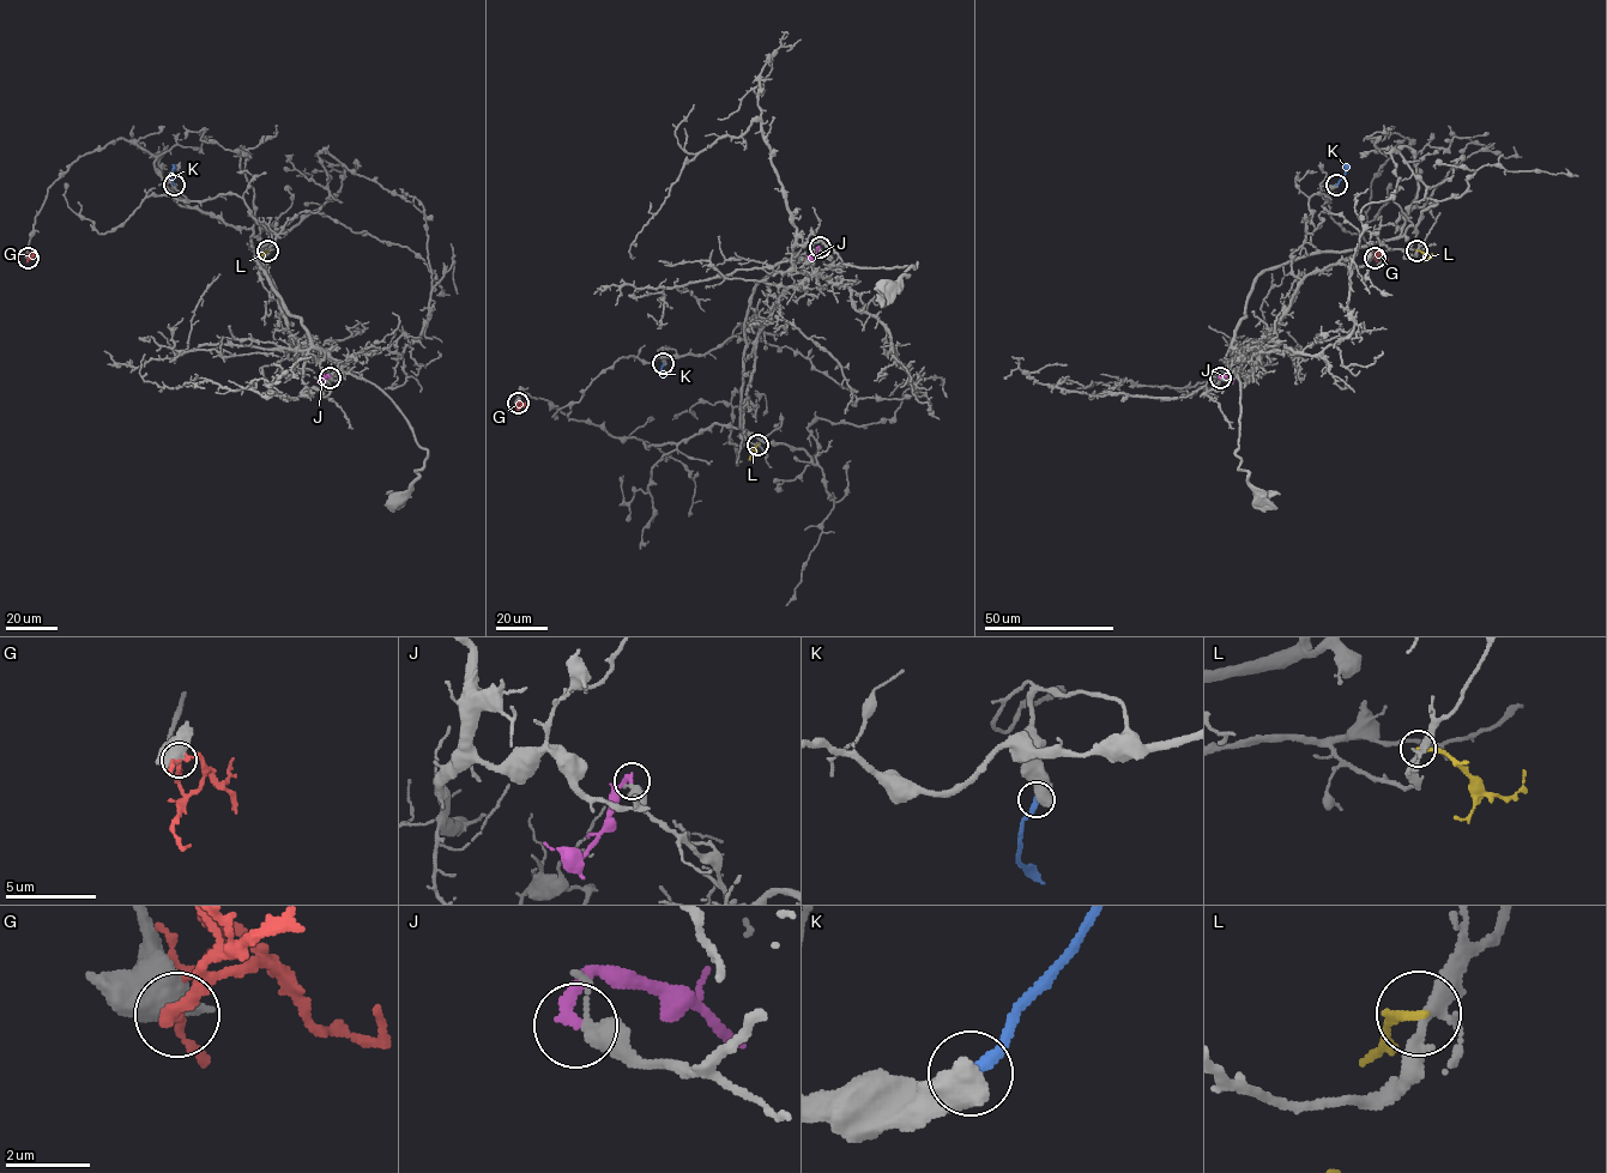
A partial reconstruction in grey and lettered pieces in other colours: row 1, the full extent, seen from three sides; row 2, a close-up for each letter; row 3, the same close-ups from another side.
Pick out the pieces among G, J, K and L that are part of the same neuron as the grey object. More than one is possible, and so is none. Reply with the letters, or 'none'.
K

